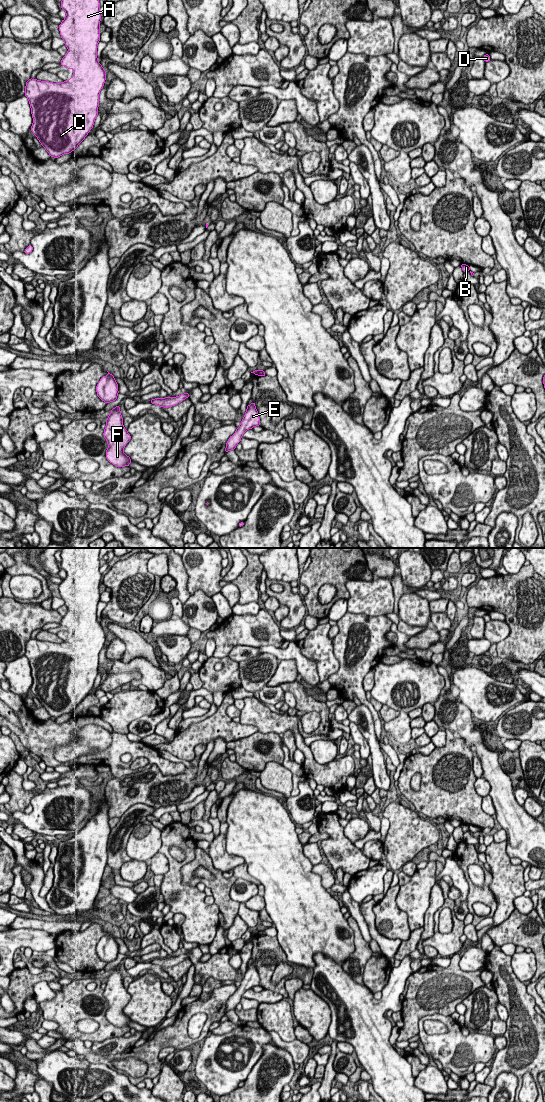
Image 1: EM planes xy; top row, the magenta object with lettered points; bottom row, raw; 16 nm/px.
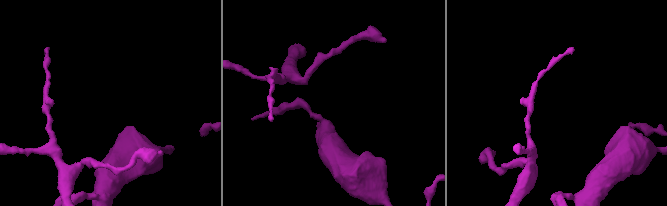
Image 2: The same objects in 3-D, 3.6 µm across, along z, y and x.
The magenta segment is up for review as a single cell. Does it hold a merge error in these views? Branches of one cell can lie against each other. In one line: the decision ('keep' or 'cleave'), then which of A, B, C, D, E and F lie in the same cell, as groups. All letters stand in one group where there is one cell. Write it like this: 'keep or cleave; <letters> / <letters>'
cleave; A C E F / B D

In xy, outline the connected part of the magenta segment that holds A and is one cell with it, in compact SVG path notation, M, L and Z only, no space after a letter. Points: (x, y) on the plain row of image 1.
M63 548L61 550L61 568L65 570L66 577L59 585L59 591L64 604L68 608L67 614L62 618L61 625L73 629L74 634L62 643L40 641L30 638L26 642L25 656L28 658L33 684L31 691L51 717L58 718L63 714L72 713L85 699L93 688L98 675L99 653L106 640L106 631L97 619L97 605L100 601L101 572L99 564L100 548Z

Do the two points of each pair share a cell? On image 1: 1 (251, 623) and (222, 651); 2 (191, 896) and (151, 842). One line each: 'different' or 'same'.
1: same
2: different

